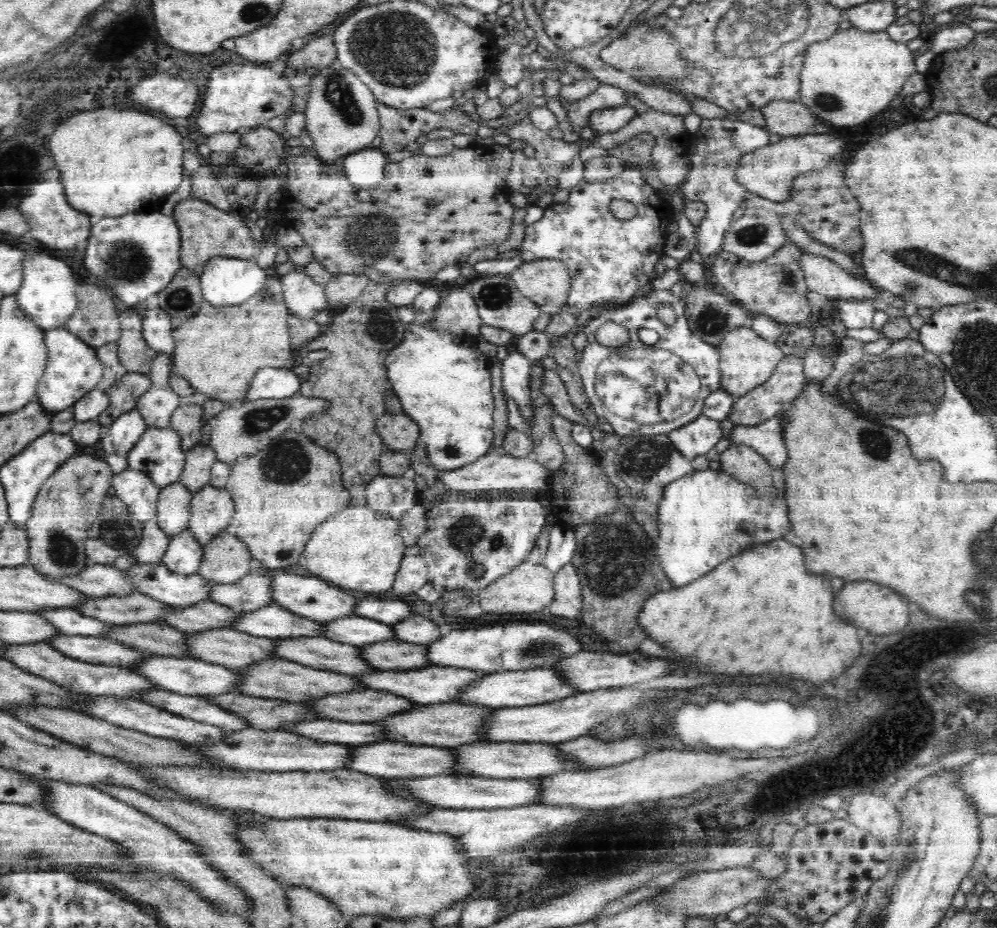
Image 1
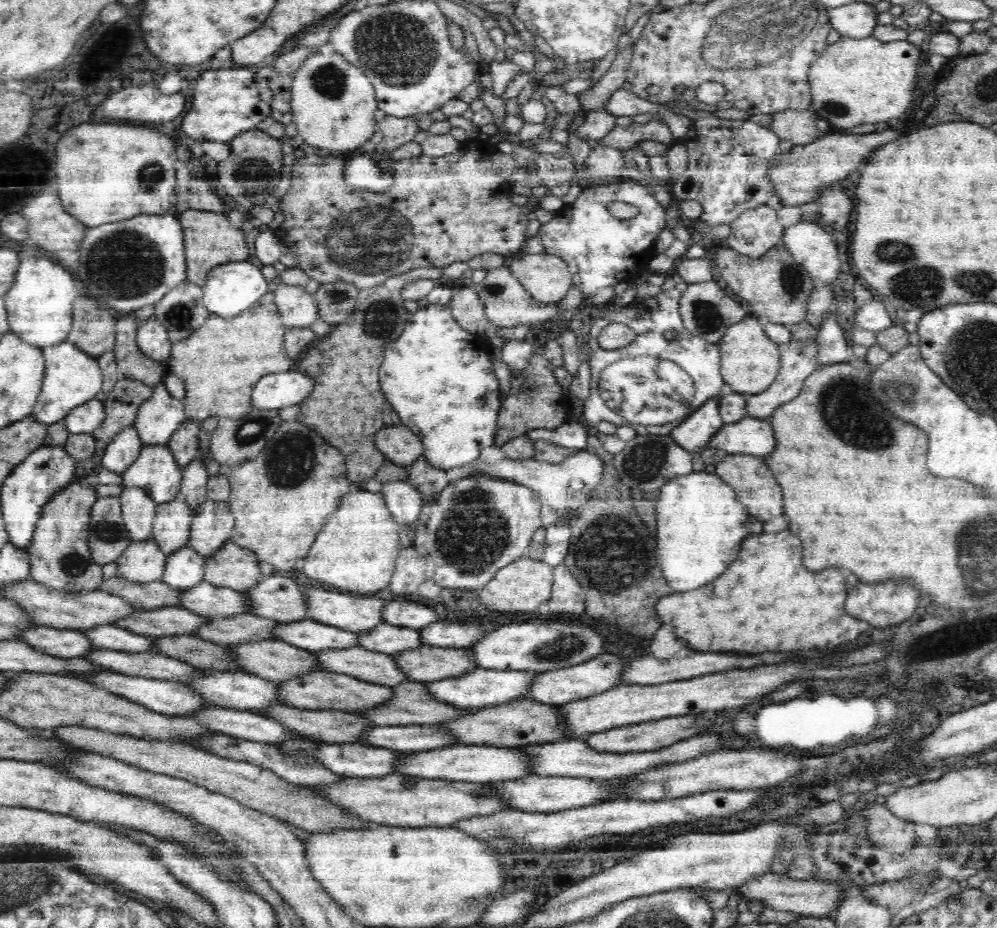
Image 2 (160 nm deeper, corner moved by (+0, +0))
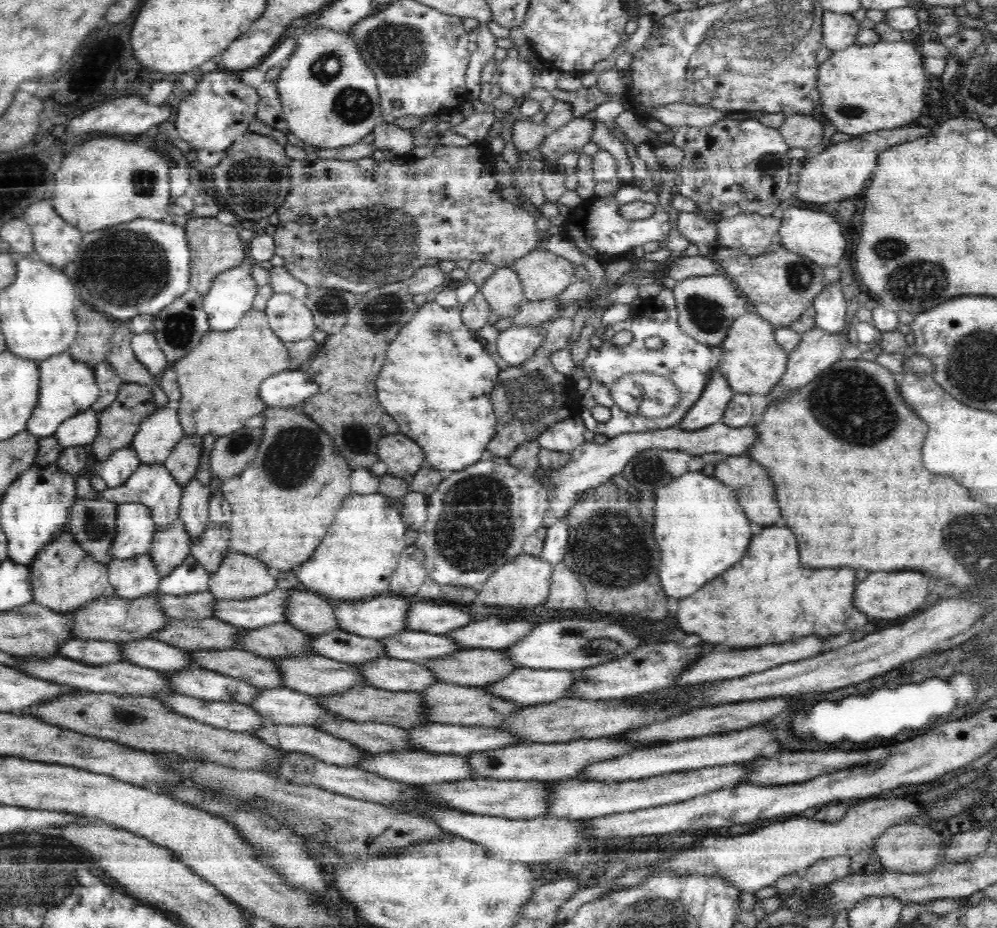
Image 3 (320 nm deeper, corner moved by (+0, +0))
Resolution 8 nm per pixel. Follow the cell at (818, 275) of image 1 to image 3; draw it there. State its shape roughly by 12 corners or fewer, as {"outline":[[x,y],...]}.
{"outline":[[783,210],[778,242],[826,268],[846,250],[837,217]]}

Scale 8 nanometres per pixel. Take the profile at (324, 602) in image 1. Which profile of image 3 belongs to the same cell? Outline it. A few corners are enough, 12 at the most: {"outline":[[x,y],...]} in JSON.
{"outline":[[409,598],[336,604],[339,628],[382,640],[406,630]]}

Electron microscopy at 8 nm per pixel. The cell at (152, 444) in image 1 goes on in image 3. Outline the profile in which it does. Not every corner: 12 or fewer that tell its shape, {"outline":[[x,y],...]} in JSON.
{"outline":[[141,463],[100,499],[138,502],[156,530],[178,520],[183,487],[164,464]]}

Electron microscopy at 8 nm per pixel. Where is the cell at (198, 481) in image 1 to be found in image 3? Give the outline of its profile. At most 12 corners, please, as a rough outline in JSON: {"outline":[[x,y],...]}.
{"outline":[[192,478],[178,519],[192,541],[207,530],[210,489]]}

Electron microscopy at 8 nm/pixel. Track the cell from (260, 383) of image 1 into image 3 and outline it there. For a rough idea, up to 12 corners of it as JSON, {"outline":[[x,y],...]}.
{"outline":[[304,370],[266,378],[259,397],[290,408],[314,396],[318,384]]}

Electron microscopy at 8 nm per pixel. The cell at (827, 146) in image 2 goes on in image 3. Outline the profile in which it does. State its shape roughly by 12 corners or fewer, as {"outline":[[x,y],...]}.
{"outline":[[910,124],[852,137],[810,158],[799,202],[866,188],[879,153],[932,130]]}

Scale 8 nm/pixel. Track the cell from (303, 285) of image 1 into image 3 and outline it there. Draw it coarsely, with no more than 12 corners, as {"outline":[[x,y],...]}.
{"outline":[[274,293],[264,308],[284,342],[316,330],[303,299]]}

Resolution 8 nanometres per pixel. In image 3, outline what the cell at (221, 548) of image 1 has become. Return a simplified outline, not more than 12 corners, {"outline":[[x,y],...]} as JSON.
{"outline":[[229,551],[210,574],[214,597],[248,600],[276,589],[254,556]]}

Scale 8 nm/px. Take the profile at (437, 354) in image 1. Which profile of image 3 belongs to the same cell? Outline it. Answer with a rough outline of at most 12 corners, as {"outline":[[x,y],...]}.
{"outline":[[434,301],[376,380],[429,468],[477,463],[501,370]]}

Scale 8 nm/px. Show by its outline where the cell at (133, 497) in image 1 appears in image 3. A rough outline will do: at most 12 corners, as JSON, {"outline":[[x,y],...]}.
{"outline":[[118,504],[113,560],[148,553],[156,532],[150,509]]}

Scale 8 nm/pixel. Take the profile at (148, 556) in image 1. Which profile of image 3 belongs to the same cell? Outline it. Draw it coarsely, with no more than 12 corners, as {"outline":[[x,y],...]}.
{"outline":[[149,553],[108,563],[115,596],[132,600],[158,589]]}

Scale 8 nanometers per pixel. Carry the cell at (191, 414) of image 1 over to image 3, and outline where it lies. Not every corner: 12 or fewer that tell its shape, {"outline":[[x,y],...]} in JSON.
{"outline":[[185,435],[165,467],[182,487],[195,478],[203,437]]}

